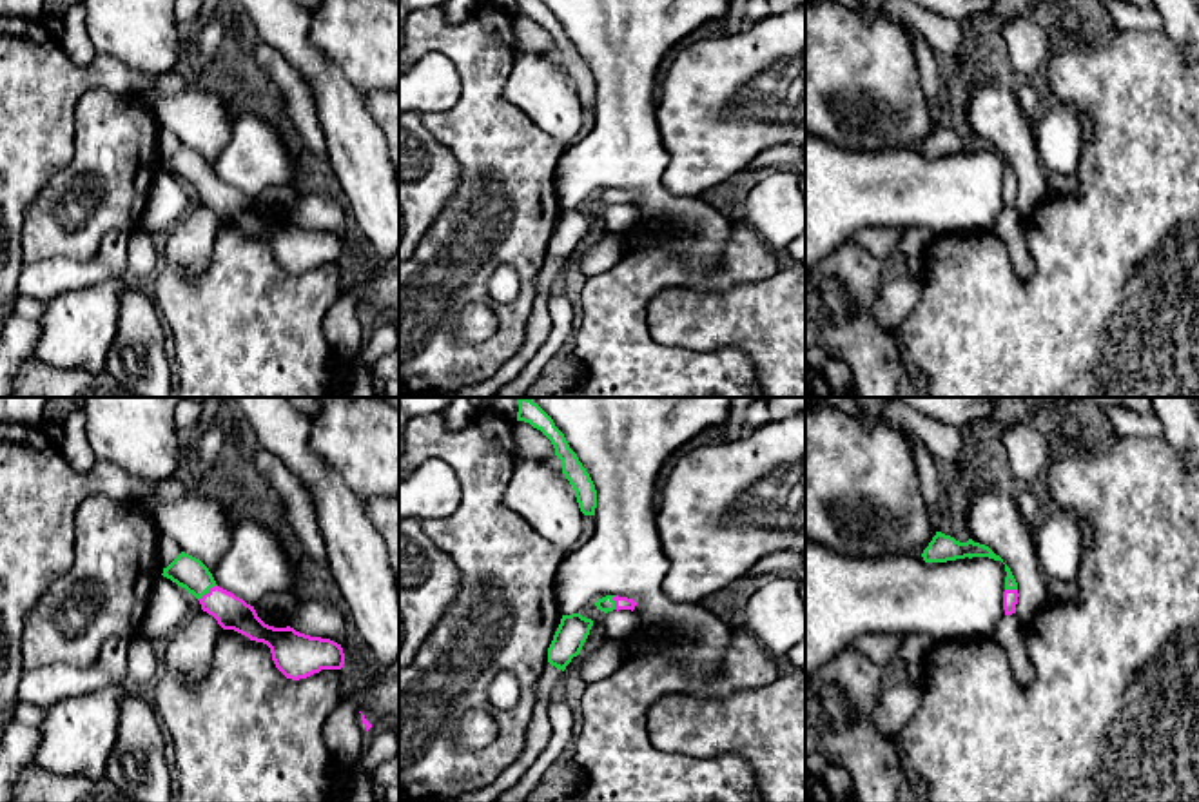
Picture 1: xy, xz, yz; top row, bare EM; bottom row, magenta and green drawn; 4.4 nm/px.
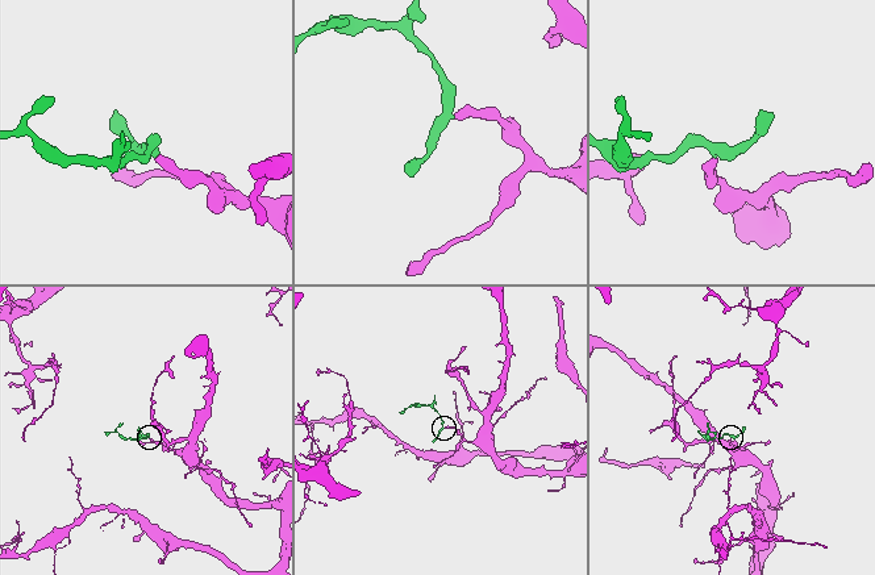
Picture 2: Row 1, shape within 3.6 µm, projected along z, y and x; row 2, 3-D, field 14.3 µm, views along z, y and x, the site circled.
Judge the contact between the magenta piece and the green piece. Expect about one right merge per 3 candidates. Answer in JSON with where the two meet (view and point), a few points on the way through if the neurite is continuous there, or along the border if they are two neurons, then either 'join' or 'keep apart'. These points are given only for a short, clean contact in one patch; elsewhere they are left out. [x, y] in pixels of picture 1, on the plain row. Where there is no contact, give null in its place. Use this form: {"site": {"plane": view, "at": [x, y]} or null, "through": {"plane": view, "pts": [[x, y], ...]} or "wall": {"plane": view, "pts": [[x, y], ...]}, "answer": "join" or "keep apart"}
{"site": {"plane": "xy", "at": [209, 184]}, "through": {"plane": "xy", "pts": [[231, 205], [209, 184], [185, 164]]}, "answer": "join"}

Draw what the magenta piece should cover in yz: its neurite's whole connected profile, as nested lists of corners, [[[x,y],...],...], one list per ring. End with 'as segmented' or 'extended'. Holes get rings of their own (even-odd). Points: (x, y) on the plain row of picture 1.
[[[1005,158],[1005,165],[1007,165],[1007,171],[1005,171],[1005,185],[1003,185],[1003,203],[1005,203],[1005,209],[1012,209],[1016,207],[1019,187],[1018,187],[1018,176],[1007,158]]]; extended

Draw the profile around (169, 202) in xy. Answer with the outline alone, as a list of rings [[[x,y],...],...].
[[[161,169],[151,185],[149,200],[141,216],[141,229],[152,236],[169,232],[189,212],[189,185]]]

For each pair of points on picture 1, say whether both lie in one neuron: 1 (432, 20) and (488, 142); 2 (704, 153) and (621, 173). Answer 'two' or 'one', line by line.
1: one
2: two

